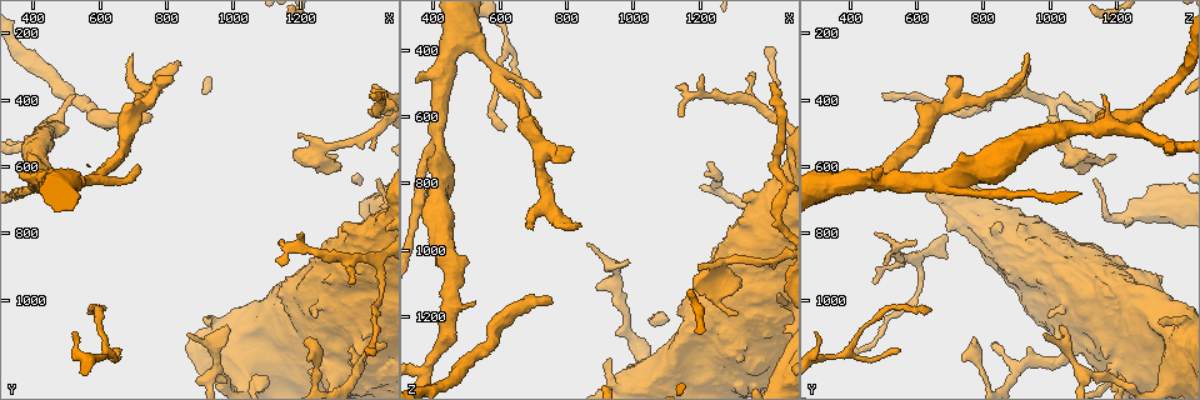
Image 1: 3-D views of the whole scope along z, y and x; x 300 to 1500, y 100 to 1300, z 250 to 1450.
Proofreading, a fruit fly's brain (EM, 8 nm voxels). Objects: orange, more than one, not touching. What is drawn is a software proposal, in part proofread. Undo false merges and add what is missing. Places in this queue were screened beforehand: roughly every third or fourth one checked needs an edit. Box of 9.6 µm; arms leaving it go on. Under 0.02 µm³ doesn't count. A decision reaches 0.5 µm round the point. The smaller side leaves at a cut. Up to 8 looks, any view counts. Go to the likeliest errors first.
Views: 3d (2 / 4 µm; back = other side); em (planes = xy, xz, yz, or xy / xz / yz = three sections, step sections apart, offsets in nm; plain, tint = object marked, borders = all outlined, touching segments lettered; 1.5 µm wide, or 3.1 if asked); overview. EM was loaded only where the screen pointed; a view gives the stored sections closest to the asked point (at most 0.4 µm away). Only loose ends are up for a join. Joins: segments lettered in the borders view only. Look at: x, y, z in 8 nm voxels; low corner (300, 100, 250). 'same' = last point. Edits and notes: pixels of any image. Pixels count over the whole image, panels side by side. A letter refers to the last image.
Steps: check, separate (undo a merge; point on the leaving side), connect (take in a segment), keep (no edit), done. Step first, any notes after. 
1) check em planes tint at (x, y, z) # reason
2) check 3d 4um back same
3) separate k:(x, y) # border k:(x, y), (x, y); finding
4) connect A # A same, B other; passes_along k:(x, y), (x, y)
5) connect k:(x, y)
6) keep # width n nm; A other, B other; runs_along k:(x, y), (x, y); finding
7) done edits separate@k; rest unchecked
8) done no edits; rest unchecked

check em planes borders at (750, 460, 1170) # branch stops here

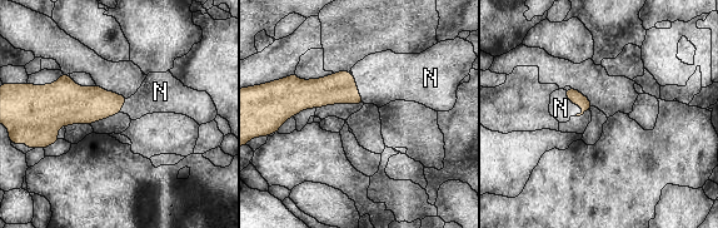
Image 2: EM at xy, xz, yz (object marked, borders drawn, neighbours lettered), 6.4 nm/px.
connect 2:(561, 108) # N same; passes_along 2:(574, 97), (574, 103), (561, 108); it goes on there

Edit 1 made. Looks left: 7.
check 3d 2um at (1420, 380, 500) # free end

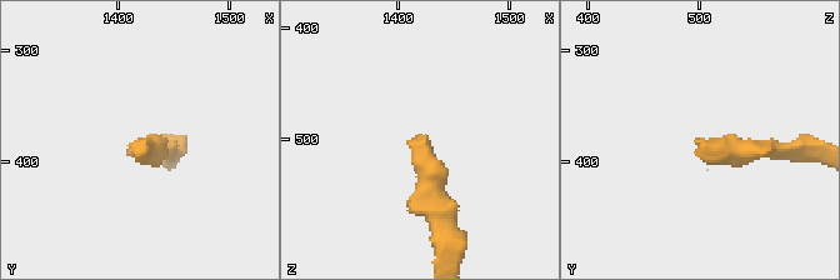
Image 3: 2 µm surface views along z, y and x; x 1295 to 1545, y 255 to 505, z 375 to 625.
check em planes tint at (1414, 386, 502)

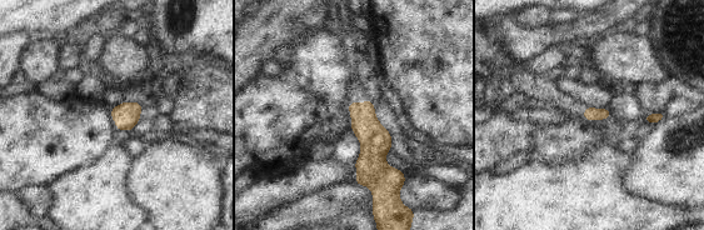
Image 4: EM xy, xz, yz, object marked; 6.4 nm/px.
check em planes borders same # see the neighbours

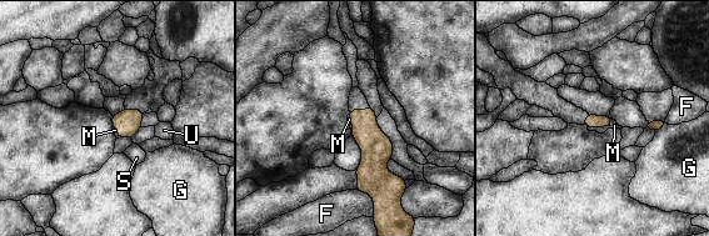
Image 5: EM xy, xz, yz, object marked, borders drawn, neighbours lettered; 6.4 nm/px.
connect 5:(357, 100) # F other, G other, M same, S other, U other; passes_along 5:(374, 144), (358, 110), (357, 100); the neuron continues

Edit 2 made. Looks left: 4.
check overview # redraw

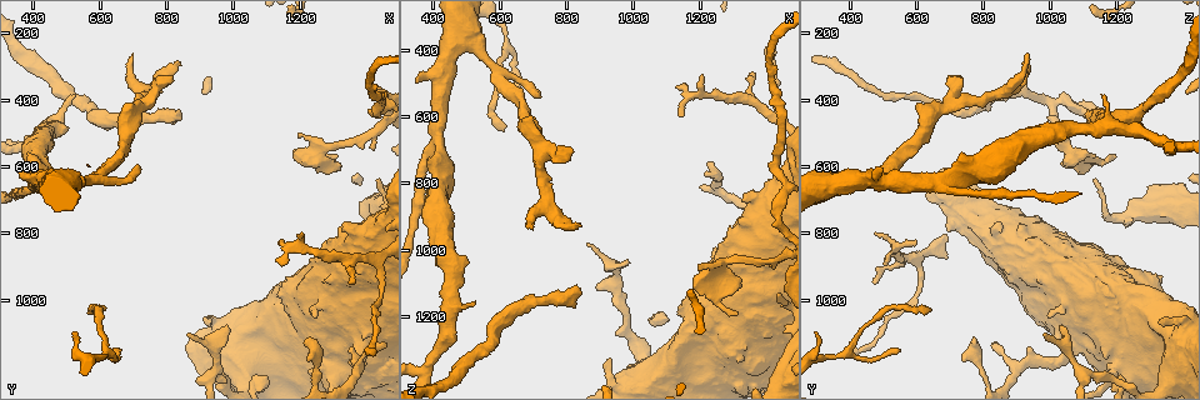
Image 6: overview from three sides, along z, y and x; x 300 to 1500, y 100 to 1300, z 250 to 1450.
check 3d 2um at (1130, 880, 510) # branch stops here

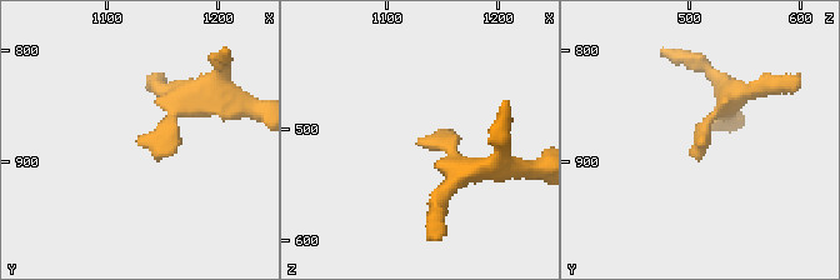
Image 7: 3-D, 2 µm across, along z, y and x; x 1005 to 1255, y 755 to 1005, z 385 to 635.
check em planes borders at (1132, 884, 516) # need the tissue

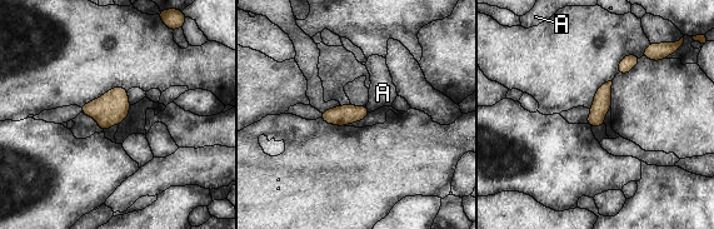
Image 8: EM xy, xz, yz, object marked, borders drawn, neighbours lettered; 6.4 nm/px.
keep # longest_contact A 50 nm; A other; border 8:(365, 106), (370, 111); no lettered segment goes on from it

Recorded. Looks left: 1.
done edits connect@2, connect@5; rest unchecked

